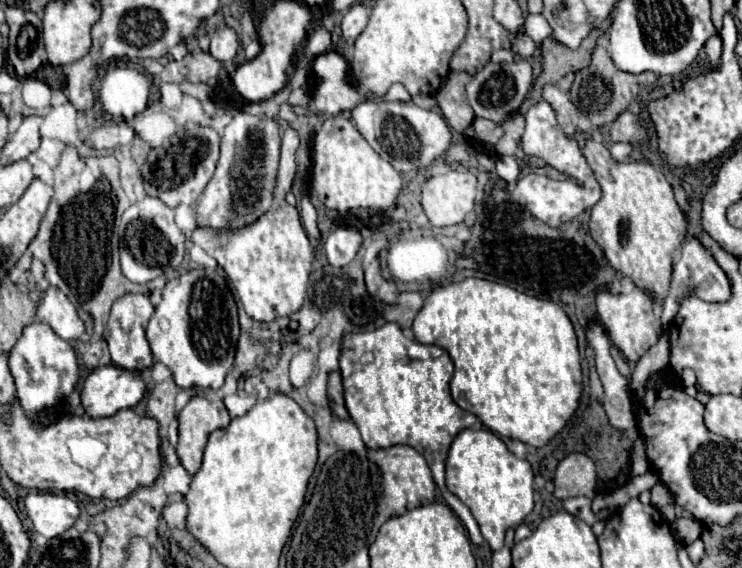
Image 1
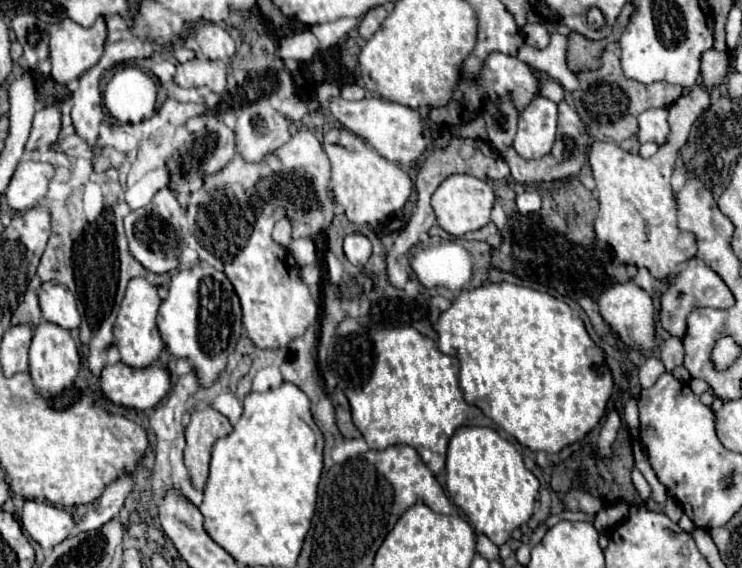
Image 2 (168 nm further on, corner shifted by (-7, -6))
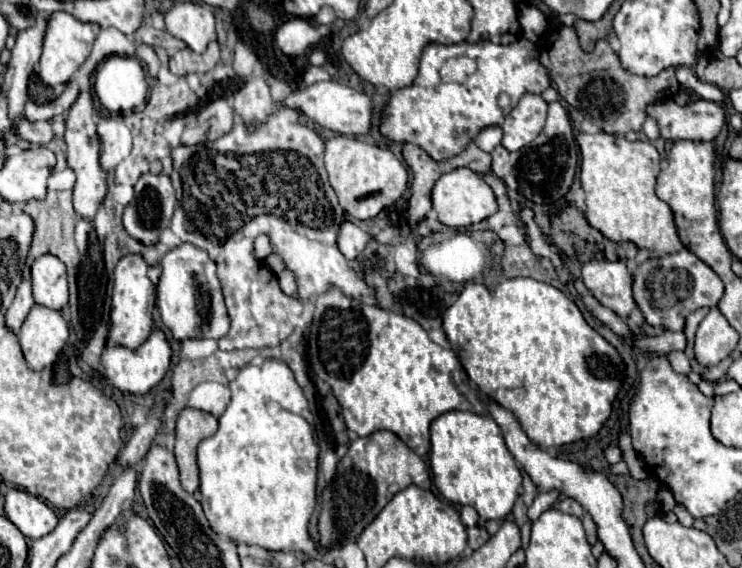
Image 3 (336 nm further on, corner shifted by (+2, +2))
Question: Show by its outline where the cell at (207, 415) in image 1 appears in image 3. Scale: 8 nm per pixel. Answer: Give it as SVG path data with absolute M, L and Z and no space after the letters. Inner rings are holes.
M184 408L176 422L176 446L174 456L180 470L180 482L186 492L198 490L198 464L196 448L200 440L216 434L218 418L196 408Z

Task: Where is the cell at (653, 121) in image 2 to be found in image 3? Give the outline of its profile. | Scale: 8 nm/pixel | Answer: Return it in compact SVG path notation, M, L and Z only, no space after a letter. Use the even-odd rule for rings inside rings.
M674 100L652 102L646 114L658 122L664 140L712 140L726 122L724 106L708 100L696 100L686 106L678 106Z

